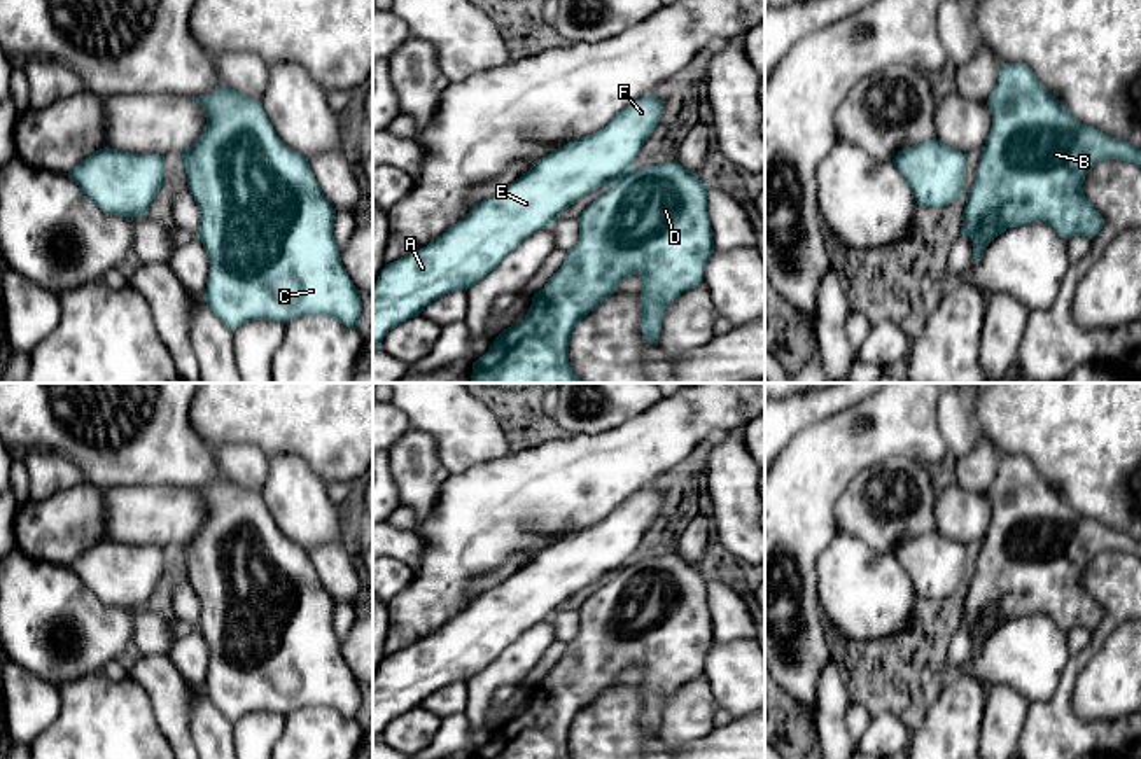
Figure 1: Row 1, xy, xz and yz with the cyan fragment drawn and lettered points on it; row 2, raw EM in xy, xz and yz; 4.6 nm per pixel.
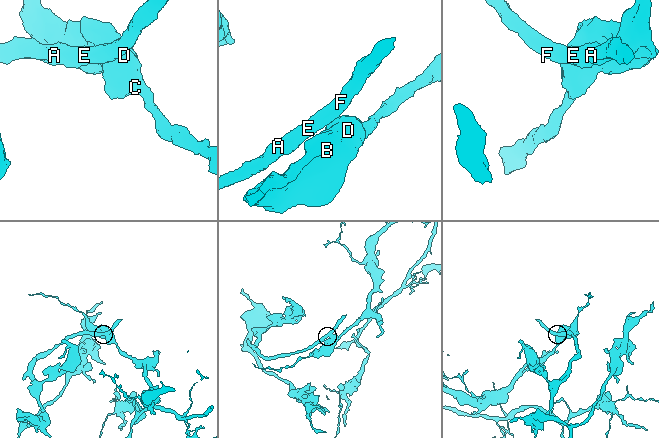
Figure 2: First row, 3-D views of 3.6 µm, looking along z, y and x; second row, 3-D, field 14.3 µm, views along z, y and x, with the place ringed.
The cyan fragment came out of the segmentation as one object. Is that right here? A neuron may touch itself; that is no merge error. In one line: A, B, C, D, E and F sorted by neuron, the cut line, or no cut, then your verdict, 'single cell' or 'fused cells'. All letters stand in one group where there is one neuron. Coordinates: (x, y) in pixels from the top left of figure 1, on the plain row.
A B C D E F; no cut; single cell

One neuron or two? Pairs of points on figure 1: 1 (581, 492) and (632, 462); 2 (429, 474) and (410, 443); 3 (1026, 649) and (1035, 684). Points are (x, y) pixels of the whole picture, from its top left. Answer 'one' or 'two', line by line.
1: one
2: one
3: one

